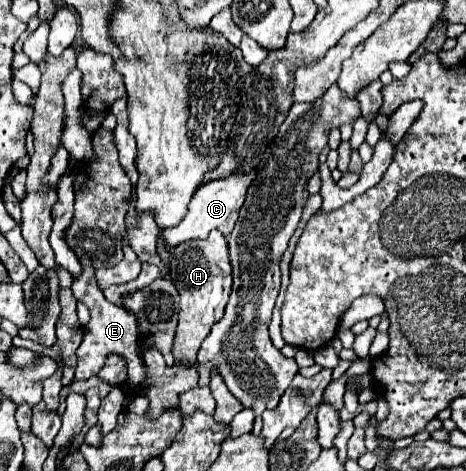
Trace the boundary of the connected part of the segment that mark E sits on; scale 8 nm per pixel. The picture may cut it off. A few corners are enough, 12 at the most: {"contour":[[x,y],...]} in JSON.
{"contour":[[93,266],[71,290],[91,312],[76,352],[75,380],[105,366],[107,354],[129,364],[129,382],[145,380],[133,314],[99,290]]}

